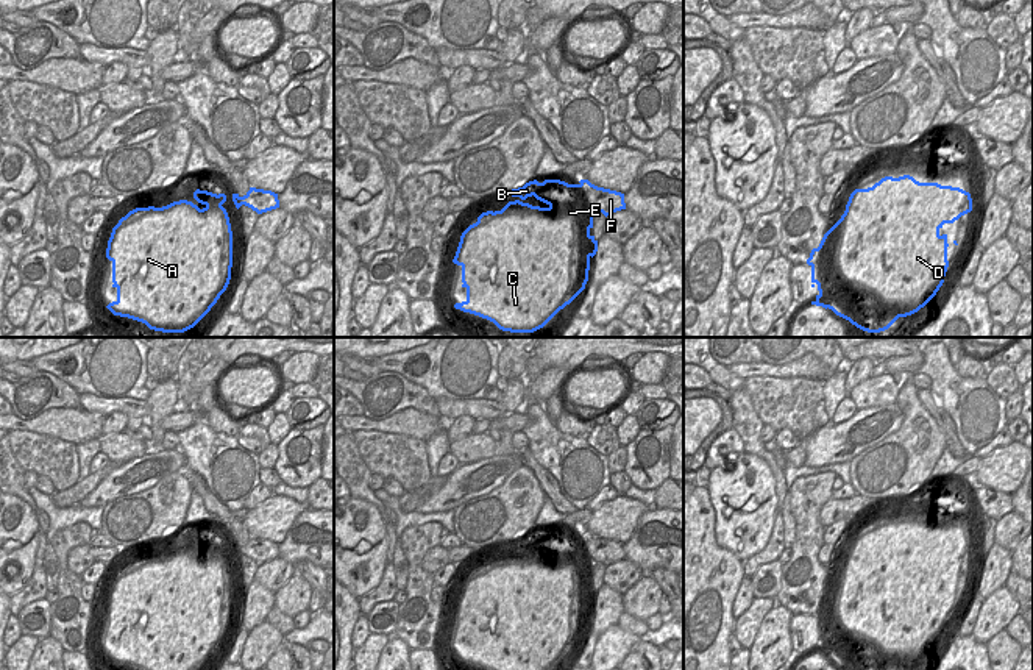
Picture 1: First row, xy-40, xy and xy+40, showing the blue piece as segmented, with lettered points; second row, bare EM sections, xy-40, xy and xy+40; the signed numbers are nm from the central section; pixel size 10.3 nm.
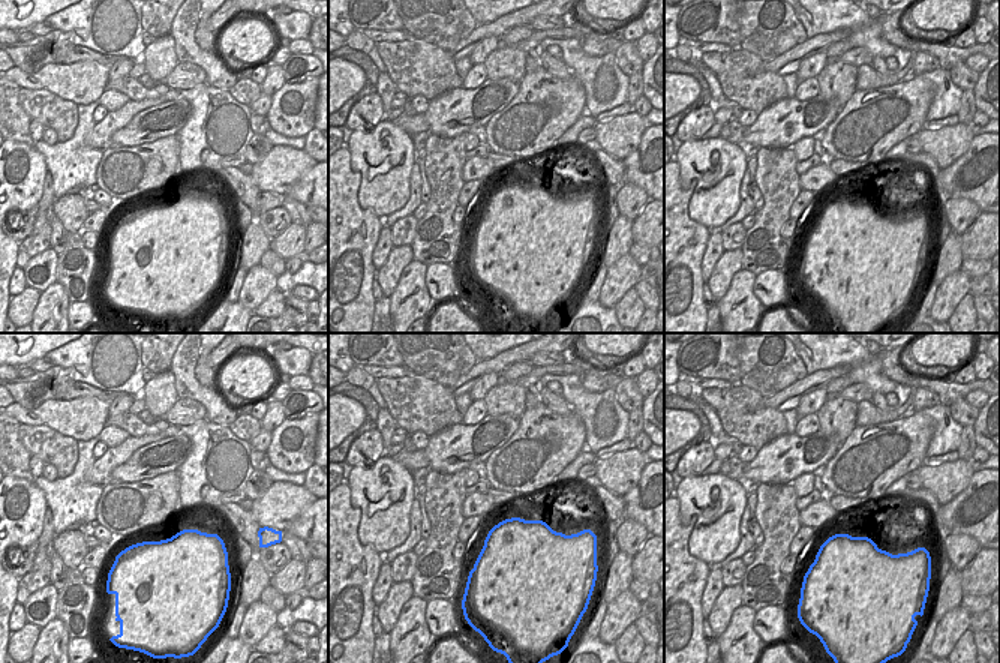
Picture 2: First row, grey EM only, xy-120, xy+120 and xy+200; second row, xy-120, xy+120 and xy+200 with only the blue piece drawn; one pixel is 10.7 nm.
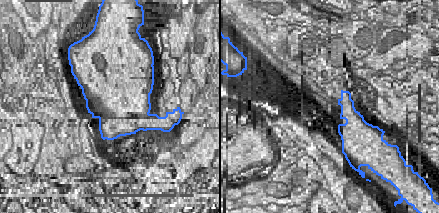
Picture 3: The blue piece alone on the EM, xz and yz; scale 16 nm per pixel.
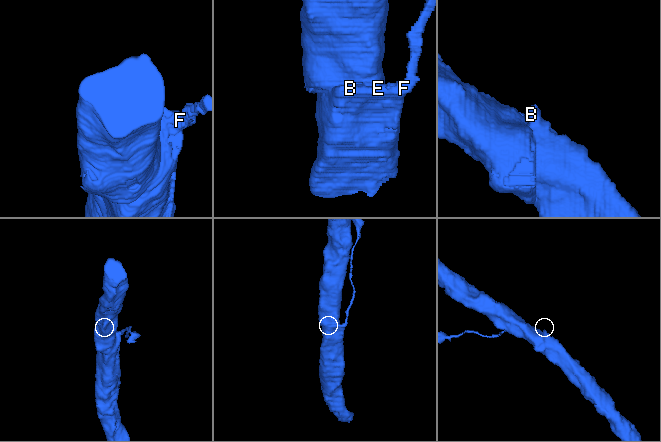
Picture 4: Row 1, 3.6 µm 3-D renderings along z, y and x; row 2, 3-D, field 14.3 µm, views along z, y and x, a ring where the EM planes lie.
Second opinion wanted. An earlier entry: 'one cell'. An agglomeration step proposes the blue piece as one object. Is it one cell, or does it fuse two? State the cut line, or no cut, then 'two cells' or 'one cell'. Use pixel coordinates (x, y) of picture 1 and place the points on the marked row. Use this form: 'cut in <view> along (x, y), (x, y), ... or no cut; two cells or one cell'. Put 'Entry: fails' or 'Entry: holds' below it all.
cut in xy+40 along (930, 183), (930, 203), (937, 210), (957, 210), (963, 214); two cells
Entry: fails

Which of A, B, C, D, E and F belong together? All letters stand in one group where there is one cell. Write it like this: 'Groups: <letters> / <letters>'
Groups: A B C D E / F.

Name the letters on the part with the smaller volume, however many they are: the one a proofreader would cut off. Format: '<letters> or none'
F

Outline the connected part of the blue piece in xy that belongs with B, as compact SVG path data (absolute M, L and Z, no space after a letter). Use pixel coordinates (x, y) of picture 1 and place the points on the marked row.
M534 180L526 183L523 187L512 189L509 194L516 200L509 201L501 211L482 212L477 217L477 222L470 225L460 236L460 242L453 262L462 267L462 287L467 289L467 300L456 303L454 308L487 319L502 331L534 333L543 328L560 309L570 305L585 289L585 284L588 281L590 259L598 251L598 241L590 234L590 230L593 228L595 209L587 211L582 206L580 184L568 184L560 180L545 180L543 183Z

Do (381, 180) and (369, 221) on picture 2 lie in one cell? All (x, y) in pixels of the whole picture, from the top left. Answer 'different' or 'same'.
same

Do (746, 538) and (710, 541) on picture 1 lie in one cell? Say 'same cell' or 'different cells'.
same cell

